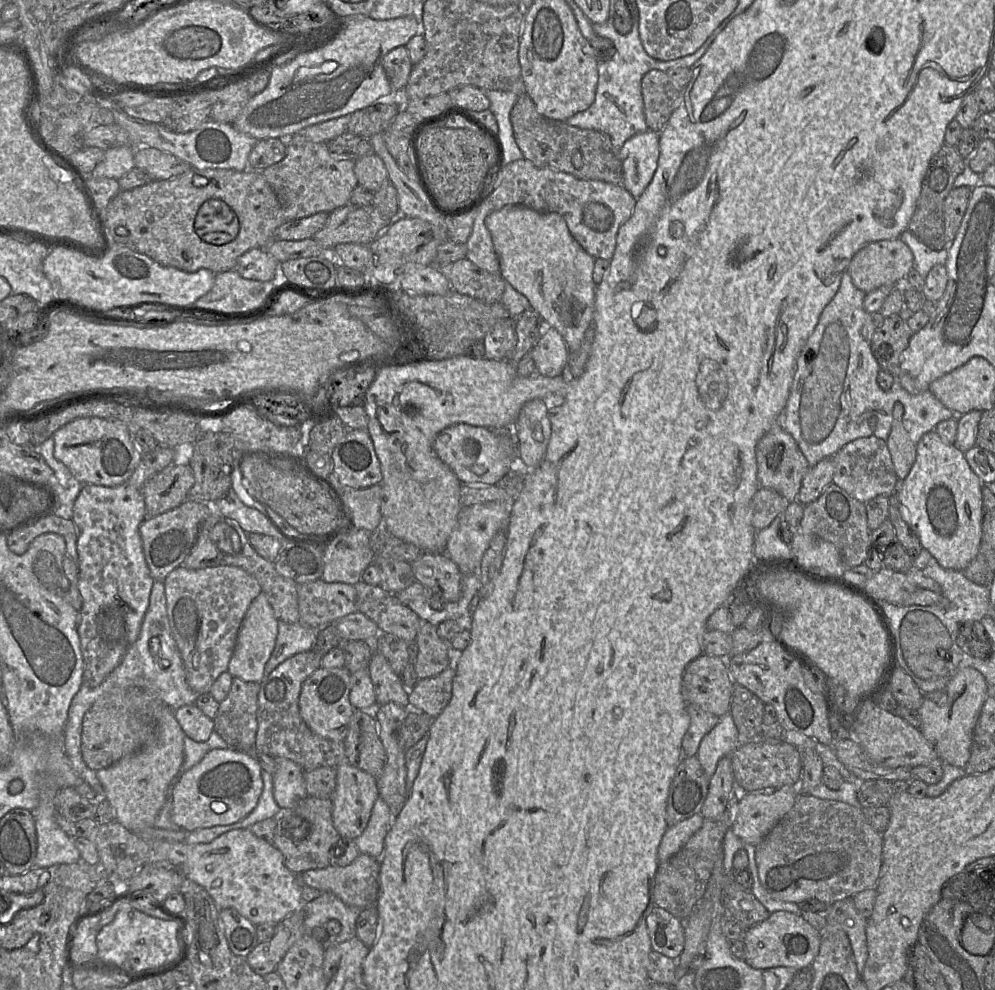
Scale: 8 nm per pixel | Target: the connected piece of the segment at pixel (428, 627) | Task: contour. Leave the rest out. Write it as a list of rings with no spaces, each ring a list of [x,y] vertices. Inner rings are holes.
[[[421,619],[416,642],[418,653],[414,670],[418,680],[434,677],[447,668],[452,650],[449,643],[439,637],[437,626]]]

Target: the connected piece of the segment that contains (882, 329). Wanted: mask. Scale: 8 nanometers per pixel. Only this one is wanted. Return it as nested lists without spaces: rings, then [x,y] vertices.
[[[899,315],[886,317],[883,324],[875,329],[871,349],[881,369],[898,377],[902,352],[909,344],[912,332],[907,322]]]

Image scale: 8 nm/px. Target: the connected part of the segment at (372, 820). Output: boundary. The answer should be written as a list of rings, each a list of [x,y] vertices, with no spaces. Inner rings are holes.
[[[378,797],[373,805],[366,828],[359,837],[353,840],[359,852],[375,859],[381,859],[384,840],[393,820],[394,816],[386,802]]]

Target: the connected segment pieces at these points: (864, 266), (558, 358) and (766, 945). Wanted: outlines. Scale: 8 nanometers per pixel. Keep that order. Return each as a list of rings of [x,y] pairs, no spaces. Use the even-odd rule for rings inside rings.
[[[899,237],[871,242],[852,258],[847,272],[854,285],[864,293],[882,286],[903,284],[914,267],[914,256]]]
[[[546,326],[529,354],[533,358],[537,373],[553,377],[567,369],[568,347],[559,332]]]
[[[786,911],[771,913],[764,921],[746,929],[744,961],[755,969],[788,967],[796,971],[811,967],[821,943],[821,934],[801,915]]]

